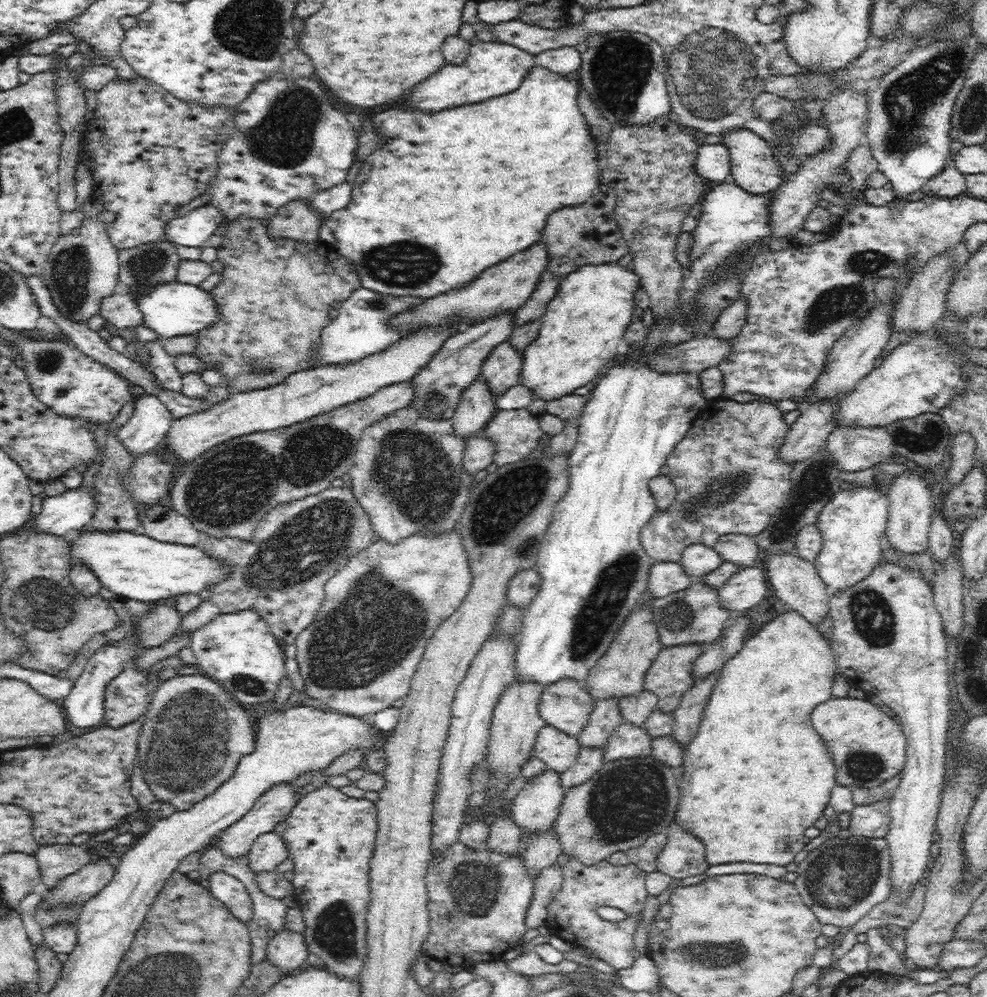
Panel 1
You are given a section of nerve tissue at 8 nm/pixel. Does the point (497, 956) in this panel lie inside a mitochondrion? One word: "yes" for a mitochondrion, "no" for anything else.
no

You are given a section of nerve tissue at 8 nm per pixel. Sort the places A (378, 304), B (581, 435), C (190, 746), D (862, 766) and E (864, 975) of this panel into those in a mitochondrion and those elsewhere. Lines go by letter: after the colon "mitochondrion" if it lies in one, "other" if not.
A: mitochondrion
B: other
C: mitochondrion
D: mitochondrion
E: other

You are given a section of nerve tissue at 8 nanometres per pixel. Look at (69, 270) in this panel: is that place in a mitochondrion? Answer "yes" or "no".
yes

